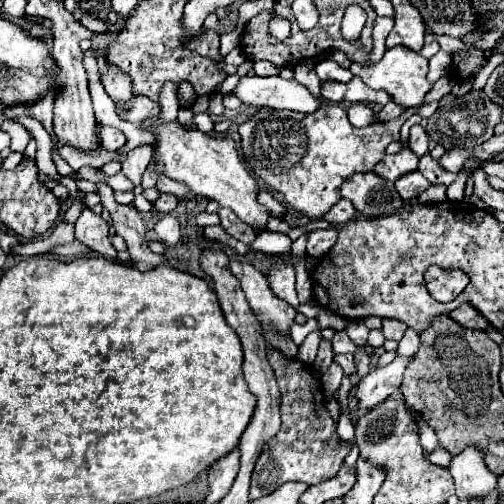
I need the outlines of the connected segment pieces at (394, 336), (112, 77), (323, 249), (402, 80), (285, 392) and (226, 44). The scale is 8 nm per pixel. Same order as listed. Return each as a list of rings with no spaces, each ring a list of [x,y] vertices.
[[[382,318],[382,332],[384,332],[386,338],[398,342],[404,336],[404,332],[406,332],[406,324],[398,322],[394,318]]]
[[[96,50],[94,58],[98,60],[100,66],[100,80],[108,92],[108,96],[116,102],[116,104],[124,104],[132,98],[132,82],[126,78],[126,74],[122,74],[122,70],[118,70],[116,66],[110,66],[110,62],[106,62],[106,54],[104,50]]]
[[[330,228],[330,230],[312,230],[312,232],[308,232],[306,250],[308,250],[310,256],[322,258],[322,254],[328,254],[330,248],[336,244],[336,238],[338,238],[338,232],[334,228]]]
[[[394,46],[388,48],[386,54],[382,56],[380,62],[364,66],[360,70],[360,78],[374,90],[384,90],[392,96],[394,102],[398,102],[400,106],[406,108],[414,108],[420,106],[424,102],[426,92],[432,88],[430,82],[426,80],[426,72],[428,72],[428,60],[422,58],[418,52],[406,50],[406,46]]]
[[[270,350],[268,360],[276,372],[282,394],[282,428],[268,444],[264,444],[264,450],[252,474],[250,500],[272,494],[274,490],[278,490],[278,486],[290,480],[320,484],[338,474],[346,454],[350,452],[350,446],[344,444],[336,434],[336,424],[326,410],[326,396],[322,392],[320,378],[316,378],[312,368],[308,368],[306,372],[304,364],[300,364],[298,360],[286,360],[278,350]]]
[[[236,27],[232,31],[220,36],[220,53],[223,57],[240,45],[241,35],[244,29]]]

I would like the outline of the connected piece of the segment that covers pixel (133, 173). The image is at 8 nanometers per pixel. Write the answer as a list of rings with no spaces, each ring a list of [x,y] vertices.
[[[150,144],[148,146],[140,146],[140,148],[130,150],[126,160],[122,162],[122,172],[134,186],[140,186],[142,174],[146,170],[148,162],[152,160],[152,154],[154,154],[154,148]]]

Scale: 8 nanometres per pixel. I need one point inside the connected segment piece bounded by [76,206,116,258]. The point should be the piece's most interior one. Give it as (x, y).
(91, 230)

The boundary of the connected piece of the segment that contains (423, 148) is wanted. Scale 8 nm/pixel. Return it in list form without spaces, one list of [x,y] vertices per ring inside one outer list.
[[[420,124],[410,128],[410,140],[408,140],[408,146],[410,146],[412,152],[418,154],[418,156],[424,156],[424,154],[428,152],[428,134],[424,132],[424,128],[422,128]]]

